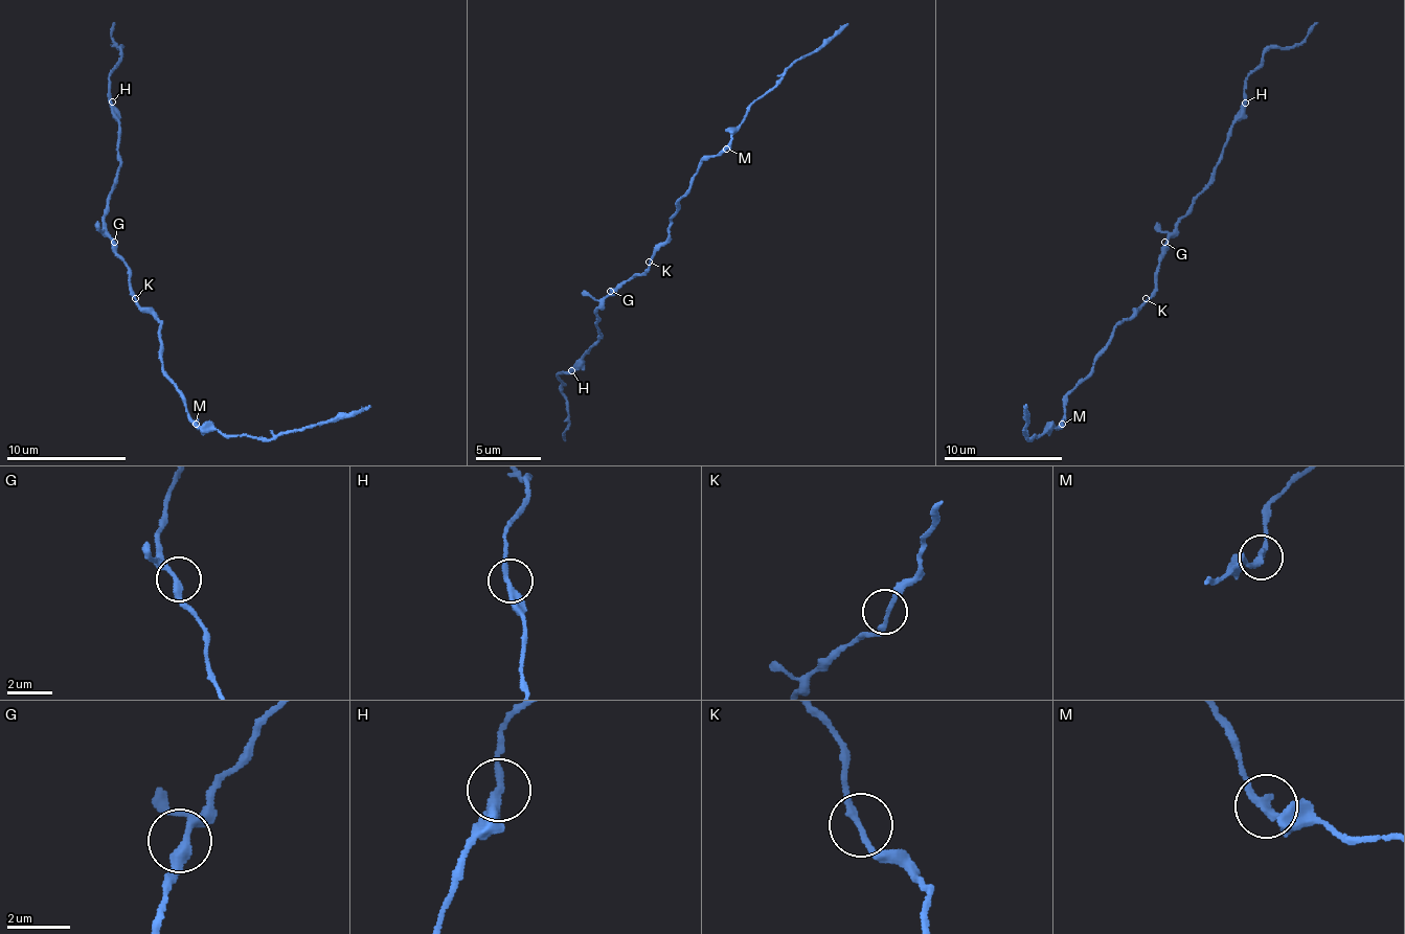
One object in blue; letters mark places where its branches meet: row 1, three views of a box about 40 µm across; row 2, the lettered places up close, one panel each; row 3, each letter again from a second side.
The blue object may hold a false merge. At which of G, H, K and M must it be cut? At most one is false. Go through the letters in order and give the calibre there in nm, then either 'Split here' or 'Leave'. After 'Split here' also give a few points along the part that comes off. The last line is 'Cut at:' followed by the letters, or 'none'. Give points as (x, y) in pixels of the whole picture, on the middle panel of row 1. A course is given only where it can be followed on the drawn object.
G: Thickness 320 nm. Leave
H: Thickness 280 nm. Leave
K: Thickness 180 nm. Leave
M: Thickness 240 nm. Split here. Course of the part to remove: (725, 150), (746, 110), (784, 77), (787, 68), (818, 52), (847, 23)
Cut at: M

